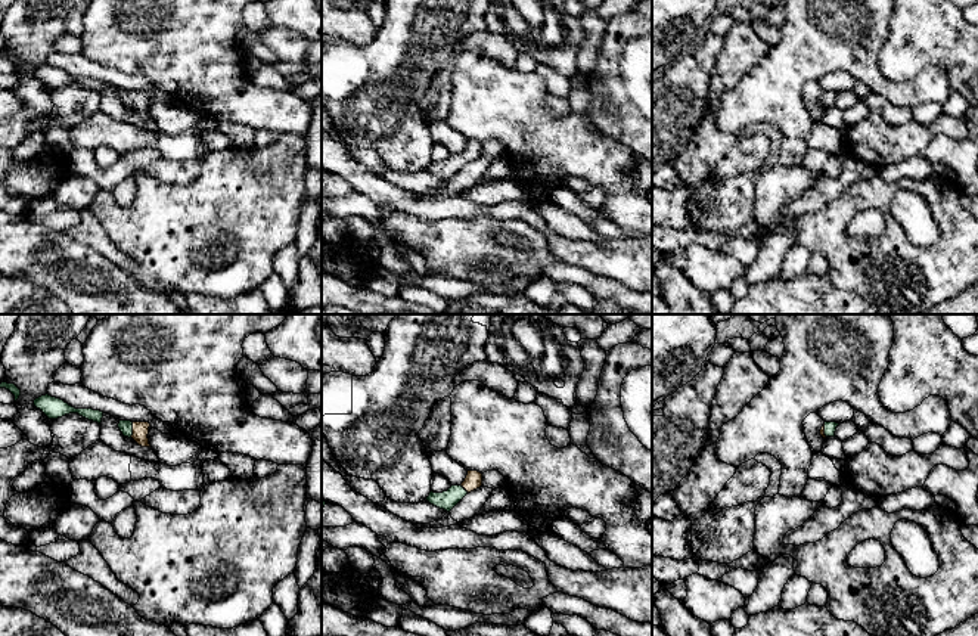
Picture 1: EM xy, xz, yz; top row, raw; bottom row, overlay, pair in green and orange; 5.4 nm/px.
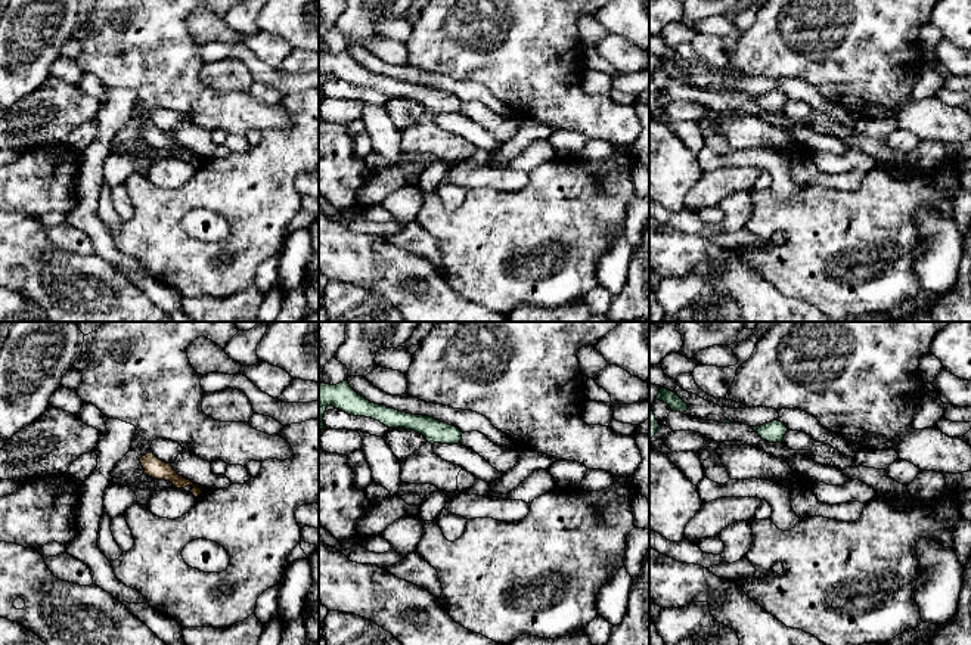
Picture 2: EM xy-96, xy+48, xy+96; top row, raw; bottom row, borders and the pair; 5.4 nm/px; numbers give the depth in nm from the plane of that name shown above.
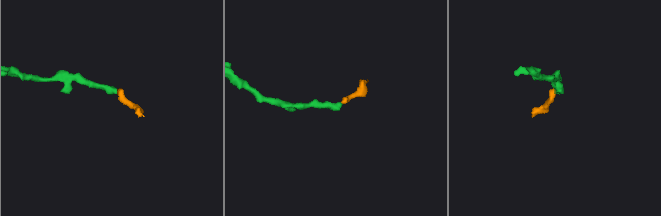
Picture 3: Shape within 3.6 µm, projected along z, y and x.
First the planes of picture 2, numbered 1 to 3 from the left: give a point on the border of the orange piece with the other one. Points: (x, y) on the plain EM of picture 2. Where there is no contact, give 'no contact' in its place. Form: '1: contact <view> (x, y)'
1: no contact
2: no contact
3: no contact

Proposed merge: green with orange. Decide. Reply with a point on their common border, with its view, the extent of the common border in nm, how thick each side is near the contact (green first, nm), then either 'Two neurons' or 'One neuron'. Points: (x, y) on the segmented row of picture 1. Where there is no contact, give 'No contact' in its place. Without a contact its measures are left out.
Touches green at xy (132, 430). Shared border 90 nm. Thickness 80 nm (green) against 90 nm. One neuron

